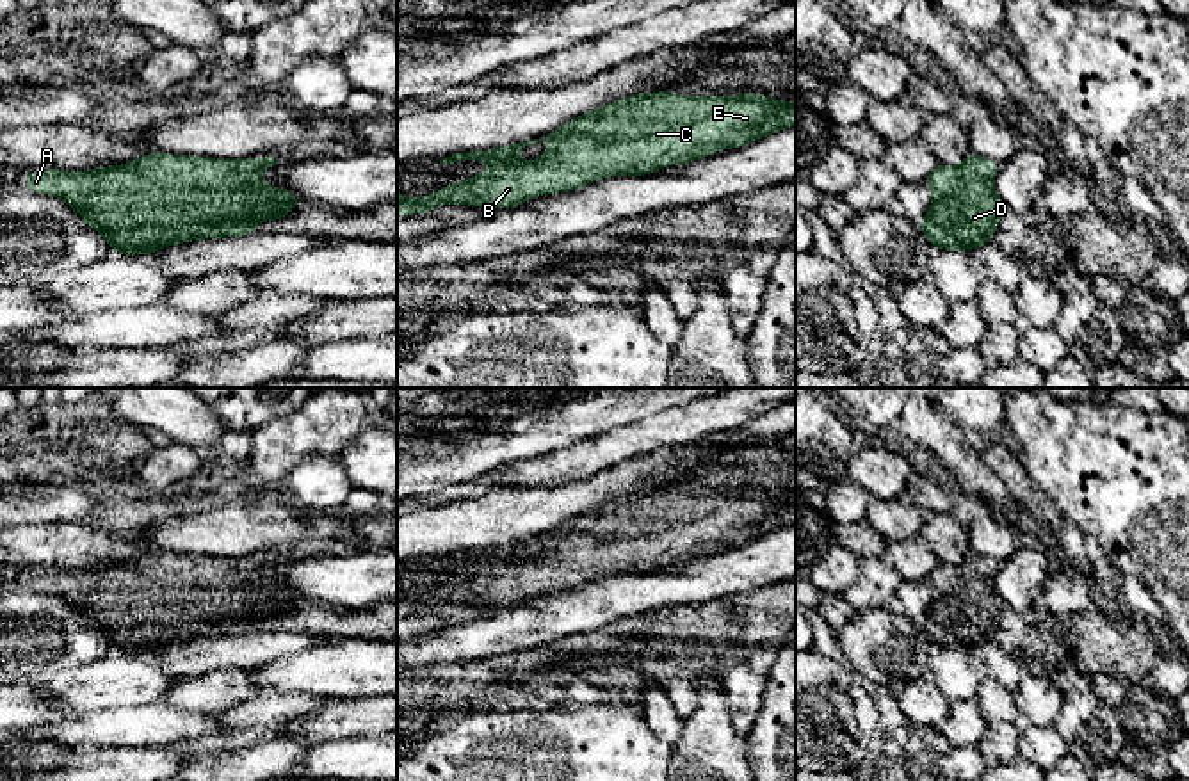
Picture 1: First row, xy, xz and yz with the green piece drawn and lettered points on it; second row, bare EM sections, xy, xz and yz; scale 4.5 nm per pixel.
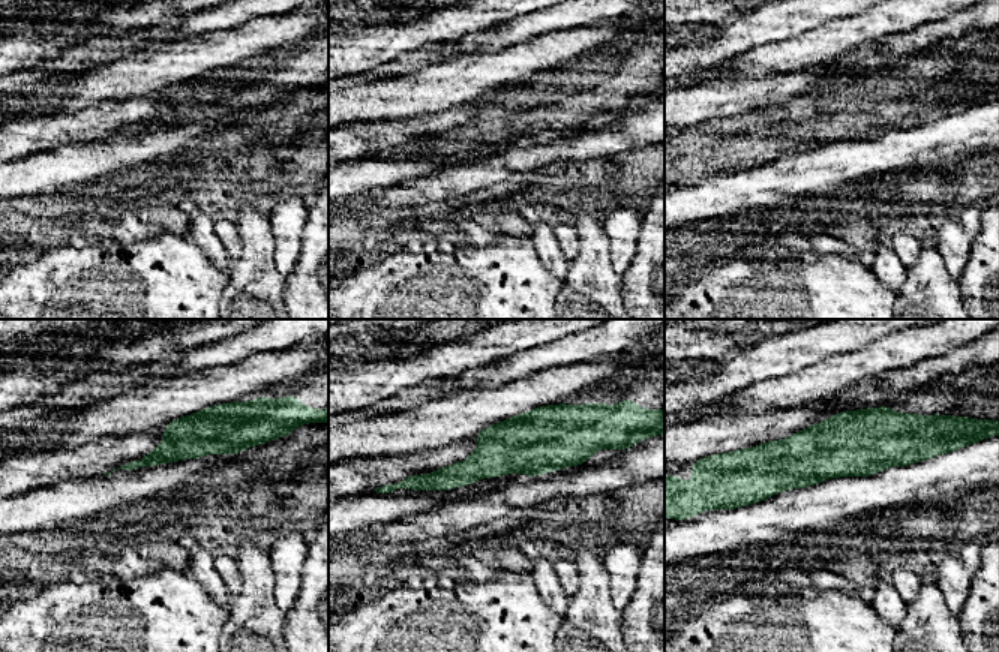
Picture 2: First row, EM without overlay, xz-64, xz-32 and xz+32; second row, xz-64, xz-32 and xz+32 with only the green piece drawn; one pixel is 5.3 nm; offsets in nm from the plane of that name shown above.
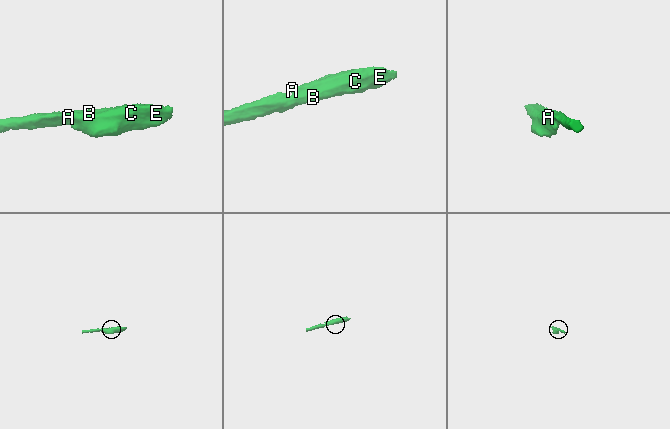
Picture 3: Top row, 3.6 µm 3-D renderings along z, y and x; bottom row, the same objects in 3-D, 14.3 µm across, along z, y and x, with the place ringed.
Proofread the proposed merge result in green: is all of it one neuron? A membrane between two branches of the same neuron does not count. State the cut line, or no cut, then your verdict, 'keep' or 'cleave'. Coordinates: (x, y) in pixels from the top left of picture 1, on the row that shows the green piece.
cut none; keep

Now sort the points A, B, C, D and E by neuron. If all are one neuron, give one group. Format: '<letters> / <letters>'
A B C D E

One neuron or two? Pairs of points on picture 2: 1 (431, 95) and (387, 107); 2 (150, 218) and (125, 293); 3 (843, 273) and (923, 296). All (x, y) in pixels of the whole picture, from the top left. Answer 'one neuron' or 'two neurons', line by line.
1: one neuron
2: two neurons
3: two neurons

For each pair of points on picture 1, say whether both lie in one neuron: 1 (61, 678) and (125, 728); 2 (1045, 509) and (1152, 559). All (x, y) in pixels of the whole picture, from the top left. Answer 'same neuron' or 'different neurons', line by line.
1: different neurons
2: different neurons

